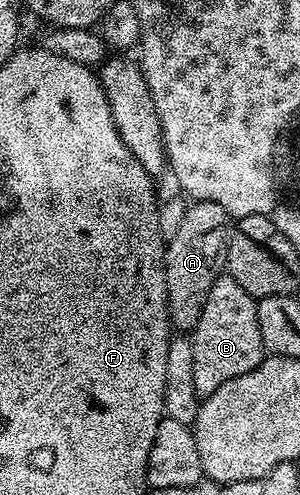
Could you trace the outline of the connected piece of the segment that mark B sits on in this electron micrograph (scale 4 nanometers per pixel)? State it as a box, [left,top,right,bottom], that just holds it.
[191,274,265,398]

